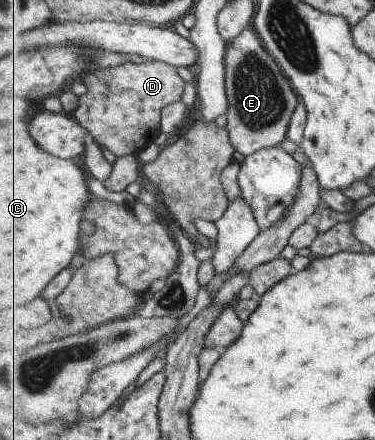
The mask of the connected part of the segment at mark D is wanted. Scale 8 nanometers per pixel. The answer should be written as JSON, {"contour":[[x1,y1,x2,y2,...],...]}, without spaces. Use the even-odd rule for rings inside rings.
{"contour":[[165,62,121,64,120,66,93,67,81,77,87,93,79,97,73,116,92,135,97,145,107,149,117,158,139,153,161,132,163,108,179,102,185,81,179,77,175,66]]}

